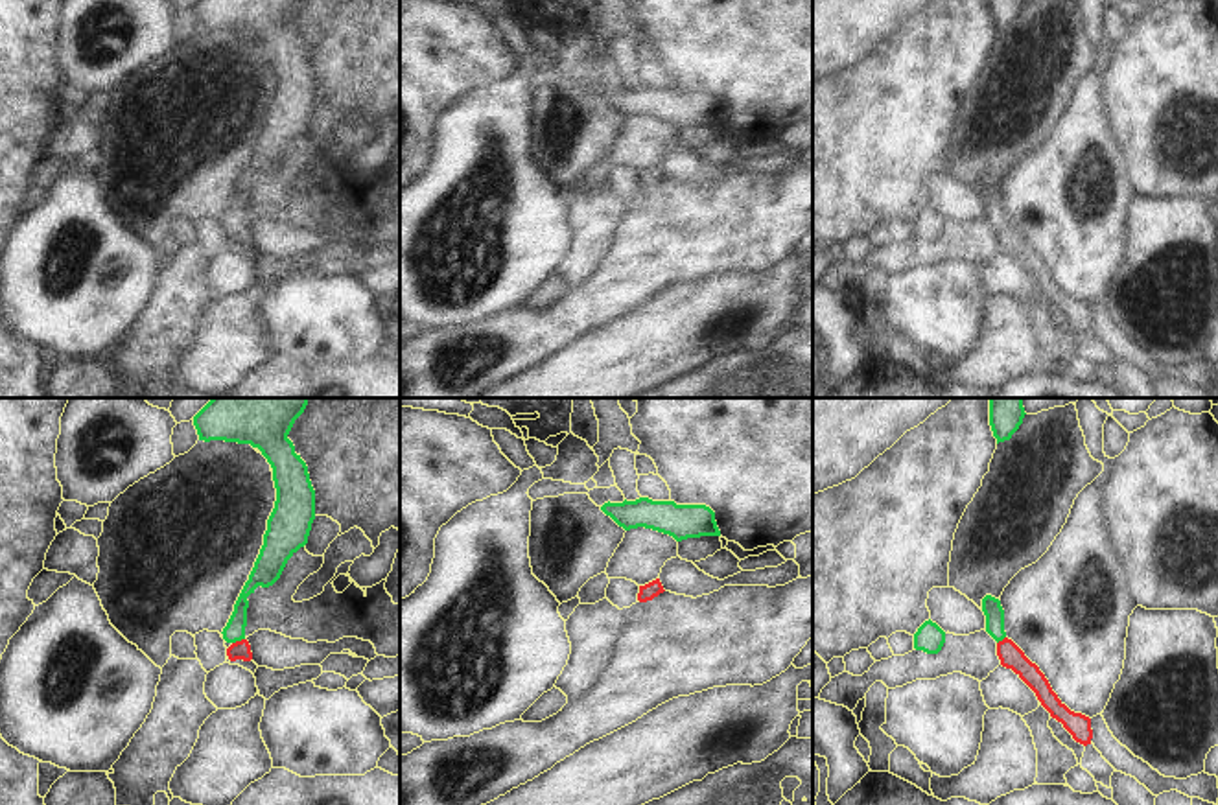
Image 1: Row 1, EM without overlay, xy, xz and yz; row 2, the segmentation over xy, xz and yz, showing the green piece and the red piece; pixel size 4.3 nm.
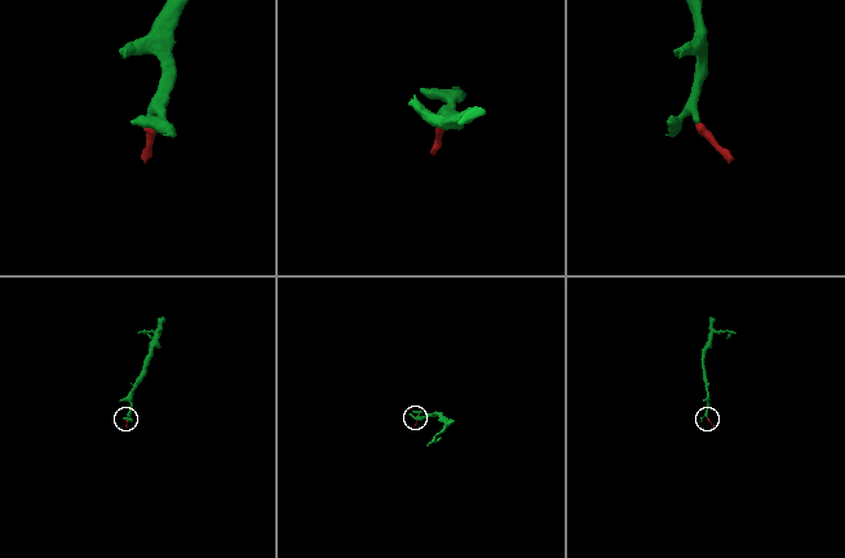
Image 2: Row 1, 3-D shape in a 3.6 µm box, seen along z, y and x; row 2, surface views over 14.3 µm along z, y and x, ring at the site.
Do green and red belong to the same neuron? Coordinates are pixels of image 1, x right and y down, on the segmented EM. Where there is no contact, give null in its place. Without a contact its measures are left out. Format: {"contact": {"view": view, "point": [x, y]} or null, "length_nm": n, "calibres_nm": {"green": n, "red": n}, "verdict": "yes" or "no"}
{"contact": {"view": "xy", "point": [238, 640]}, "length_nm": 60, "calibres_nm": {"green": 90, "red": 80}, "verdict": "yes"}

